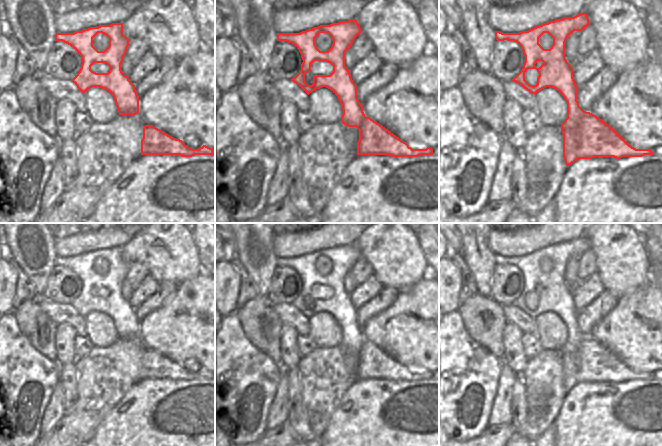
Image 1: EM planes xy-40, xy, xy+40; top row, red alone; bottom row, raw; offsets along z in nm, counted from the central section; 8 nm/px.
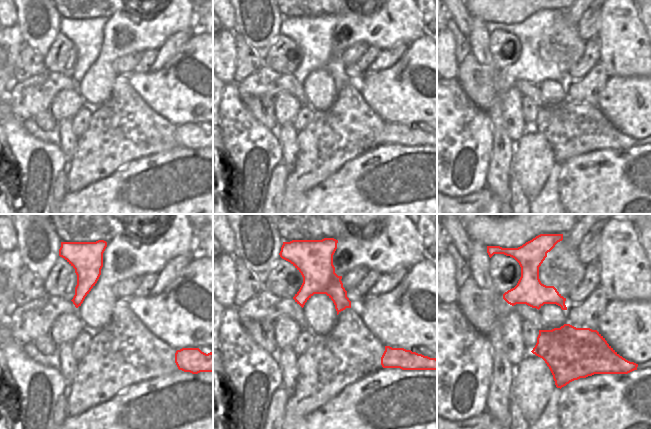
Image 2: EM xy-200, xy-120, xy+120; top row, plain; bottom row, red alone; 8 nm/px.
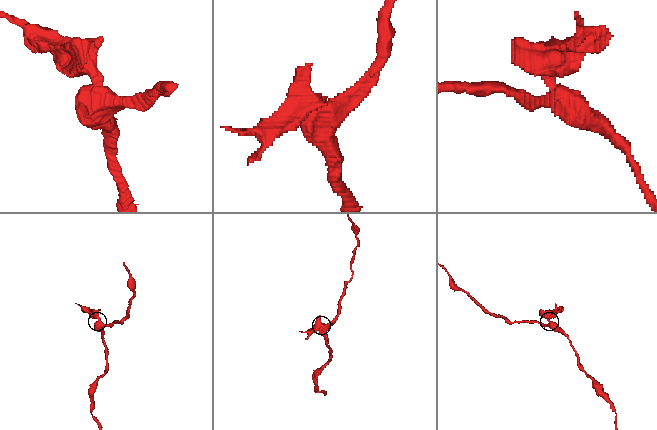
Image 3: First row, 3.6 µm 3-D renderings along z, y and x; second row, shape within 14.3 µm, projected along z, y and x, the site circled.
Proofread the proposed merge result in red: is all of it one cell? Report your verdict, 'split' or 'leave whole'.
split

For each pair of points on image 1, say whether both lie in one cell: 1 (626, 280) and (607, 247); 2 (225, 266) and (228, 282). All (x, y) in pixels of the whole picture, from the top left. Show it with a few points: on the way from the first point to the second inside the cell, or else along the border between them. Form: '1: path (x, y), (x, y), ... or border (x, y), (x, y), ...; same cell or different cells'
1: path (625, 272), (623, 263), (615, 255); same cell
2: path (225, 270), (225, 278); same cell

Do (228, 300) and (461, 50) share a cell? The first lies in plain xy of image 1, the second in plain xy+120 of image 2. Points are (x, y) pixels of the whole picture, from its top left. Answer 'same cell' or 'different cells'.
different cells

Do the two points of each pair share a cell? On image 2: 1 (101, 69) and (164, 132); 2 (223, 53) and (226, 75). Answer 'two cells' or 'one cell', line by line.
1: two cells
2: one cell

